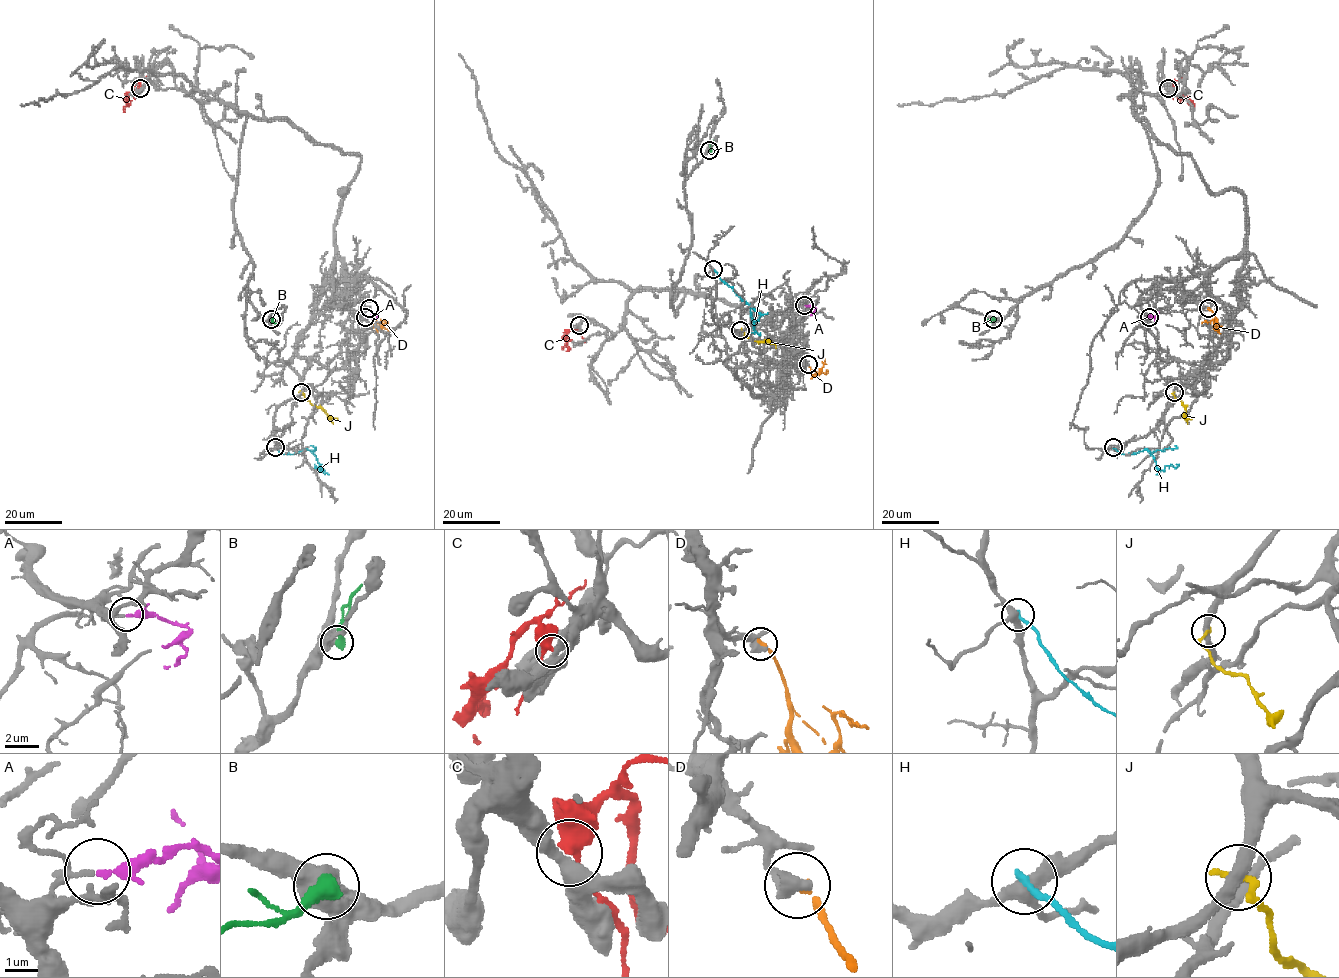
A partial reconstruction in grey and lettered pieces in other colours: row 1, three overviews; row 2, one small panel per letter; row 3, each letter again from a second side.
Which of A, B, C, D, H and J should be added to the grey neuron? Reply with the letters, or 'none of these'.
A, D

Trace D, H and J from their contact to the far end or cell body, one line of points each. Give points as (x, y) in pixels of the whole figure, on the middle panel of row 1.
D: (808, 364), (813, 372), (821, 371), (824, 358)
H: (714, 269), (758, 313), (752, 327), (758, 334), (760, 332)
J: (740, 330), (752, 341), (767, 341), (775, 344), (775, 348)

